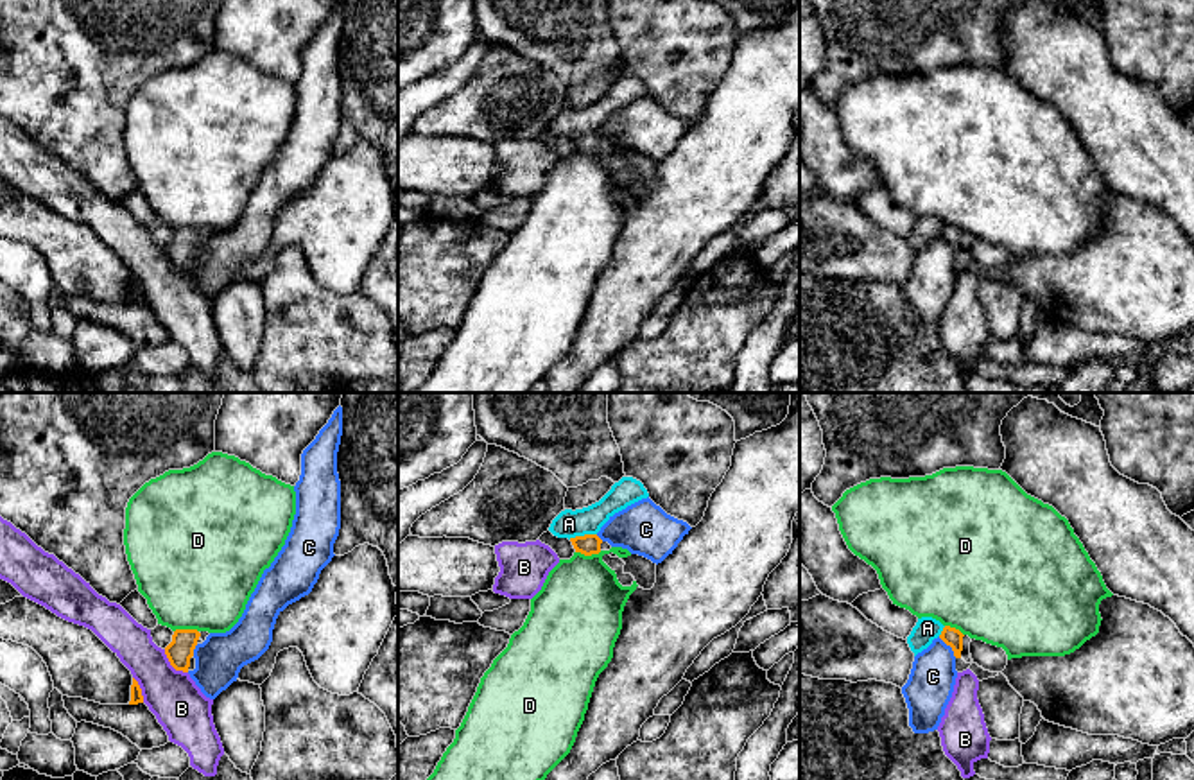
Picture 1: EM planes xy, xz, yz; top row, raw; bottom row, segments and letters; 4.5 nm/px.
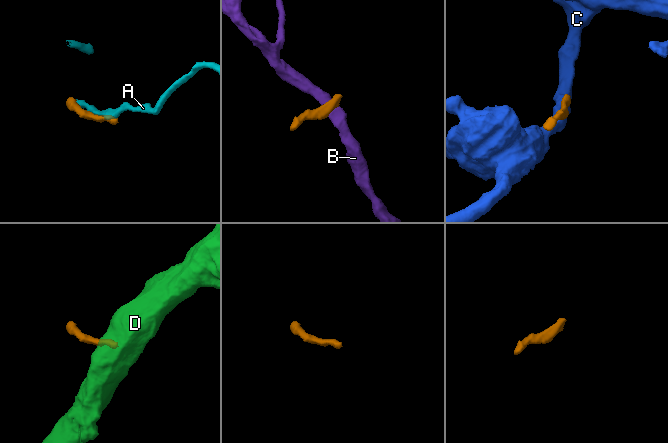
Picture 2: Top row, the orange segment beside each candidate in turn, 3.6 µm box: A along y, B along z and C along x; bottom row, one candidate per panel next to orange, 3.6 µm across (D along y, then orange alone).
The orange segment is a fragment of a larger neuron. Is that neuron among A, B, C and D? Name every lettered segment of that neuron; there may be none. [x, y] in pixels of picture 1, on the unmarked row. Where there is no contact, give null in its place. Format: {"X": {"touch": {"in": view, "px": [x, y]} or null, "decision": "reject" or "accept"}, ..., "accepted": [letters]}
{"A": {"touch": {"in": "xz", "px": [581, 135]}, "decision": "reject"}, "B": {"touch": {"in": "xy", "px": [173, 264]}, "decision": "reject"}, "C": {"touch": {"in": "yz", "px": [949, 242]}, "decision": "reject"}, "D": {"touch": {"in": "xz", "px": [588, 153]}, "decision": "reject"}, "accepted": []}

